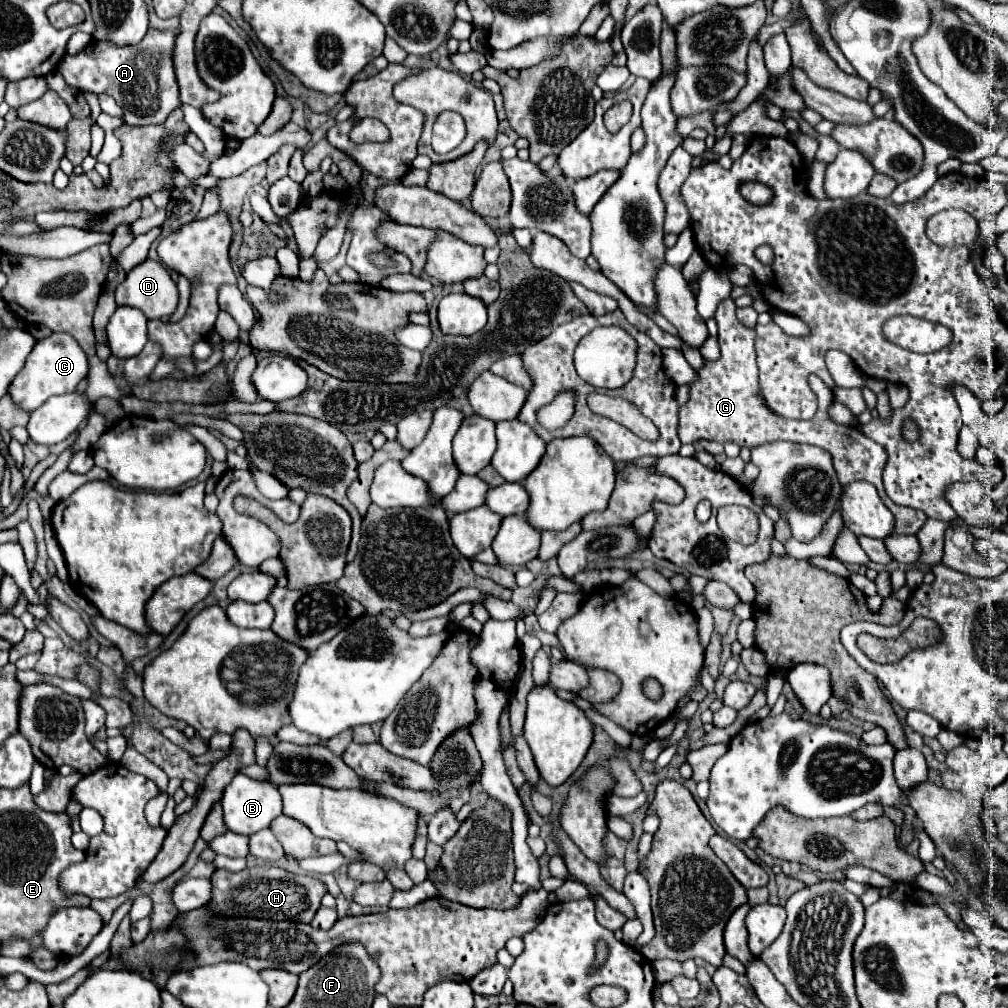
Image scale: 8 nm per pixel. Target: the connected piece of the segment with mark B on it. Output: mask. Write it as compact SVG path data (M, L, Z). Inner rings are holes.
M238 773L224 791L222 807L224 807L224 823L226 823L226 827L230 831L252 835L252 833L256 833L260 829L270 827L270 823L276 817L282 815L282 797L280 797L276 785L256 781L256 779L250 779L250 777Z

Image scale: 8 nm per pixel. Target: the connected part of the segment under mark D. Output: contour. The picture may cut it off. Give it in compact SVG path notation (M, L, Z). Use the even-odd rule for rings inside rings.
M146 259L116 287L116 303L138 307L148 319L166 319L176 311L178 287L160 261Z

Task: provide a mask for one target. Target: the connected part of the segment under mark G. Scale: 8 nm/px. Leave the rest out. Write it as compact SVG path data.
M728 297L728 299L722 299L720 305L716 307L718 342L722 349L722 357L718 361L706 361L704 369L698 371L700 381L690 385L690 399L684 407L680 407L680 427L678 427L680 441L682 443L696 443L700 439L720 441L720 443L734 441L740 447L758 447L762 443L782 439L782 441L822 447L832 455L834 469L838 473L840 483L848 485L852 481L870 481L876 485L880 499L896 517L894 535L914 535L926 523L928 517L918 509L900 507L892 503L892 499L888 499L882 485L882 471L888 461L888 453L884 451L882 445L862 435L856 427L838 425L828 417L828 407L832 405L834 395L820 377L812 375L808 379L808 385L818 399L818 411L812 421L784 419L764 405L764 399L760 395L760 385L758 385L758 365L756 365L756 353L754 353L756 333L738 321L732 305L734 301Z

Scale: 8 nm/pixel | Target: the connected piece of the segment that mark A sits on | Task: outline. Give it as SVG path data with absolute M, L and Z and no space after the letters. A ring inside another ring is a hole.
M148 29L144 39L136 45L118 45L112 41L92 41L78 55L64 55L58 71L66 83L82 93L110 95L124 111L128 125L164 123L166 117L180 105L180 91L174 73L174 43L180 33L176 29Z

